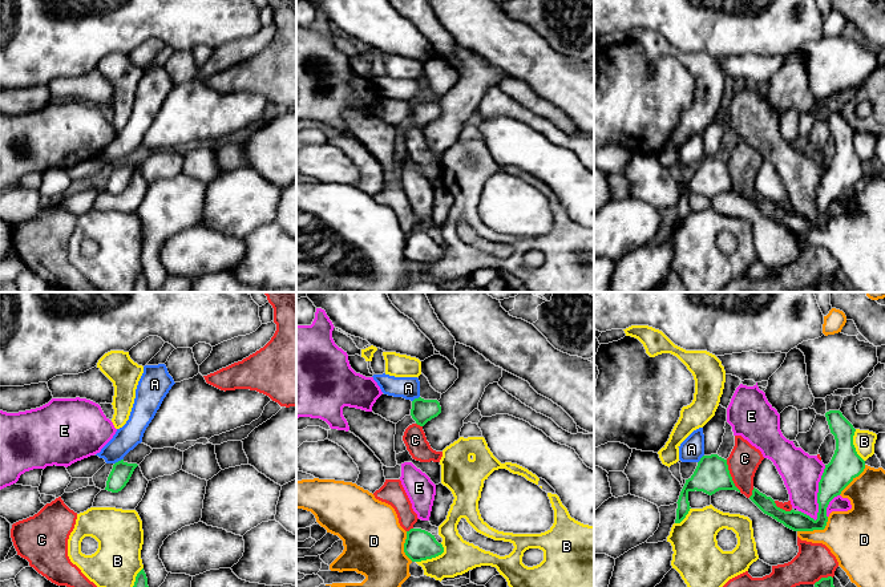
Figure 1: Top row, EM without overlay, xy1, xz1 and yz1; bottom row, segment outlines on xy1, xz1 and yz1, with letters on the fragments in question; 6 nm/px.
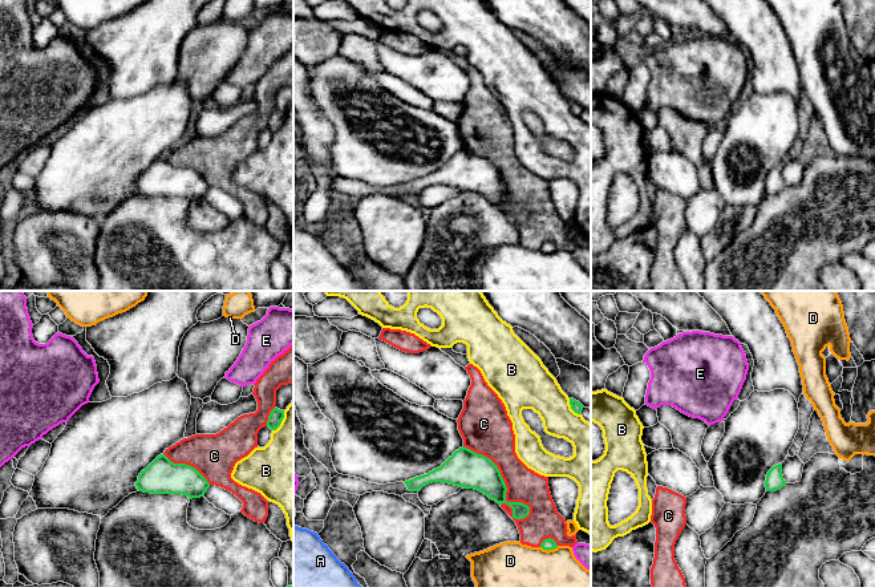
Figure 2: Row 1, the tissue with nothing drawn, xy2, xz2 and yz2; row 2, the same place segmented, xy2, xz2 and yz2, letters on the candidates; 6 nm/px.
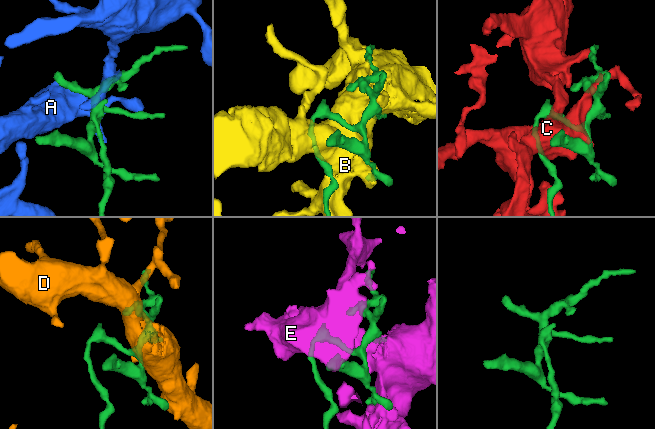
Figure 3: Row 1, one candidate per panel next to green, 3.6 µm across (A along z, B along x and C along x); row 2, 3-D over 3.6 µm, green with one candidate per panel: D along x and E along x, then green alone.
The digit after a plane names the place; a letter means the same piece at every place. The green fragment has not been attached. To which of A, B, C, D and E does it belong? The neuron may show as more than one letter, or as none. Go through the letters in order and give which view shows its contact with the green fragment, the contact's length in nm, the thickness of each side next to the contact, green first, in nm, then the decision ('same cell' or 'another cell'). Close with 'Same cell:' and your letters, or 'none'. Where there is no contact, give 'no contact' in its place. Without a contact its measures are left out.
A: contact in xy1; length 70 nm; calibres 120 and 150 nm; another cell
B: contact in xz1; length 200 nm; calibres 190 and 200 nm; another cell
C: contact in xz2; length 600 nm; calibres 220 and 220 nm; another cell
D: contact in yz1; length 220 nm; calibres 120 and 340 nm; another cell
E: contact in yz1; length 360 nm; calibres 190 and 240 nm; another cell
Same cell: none

